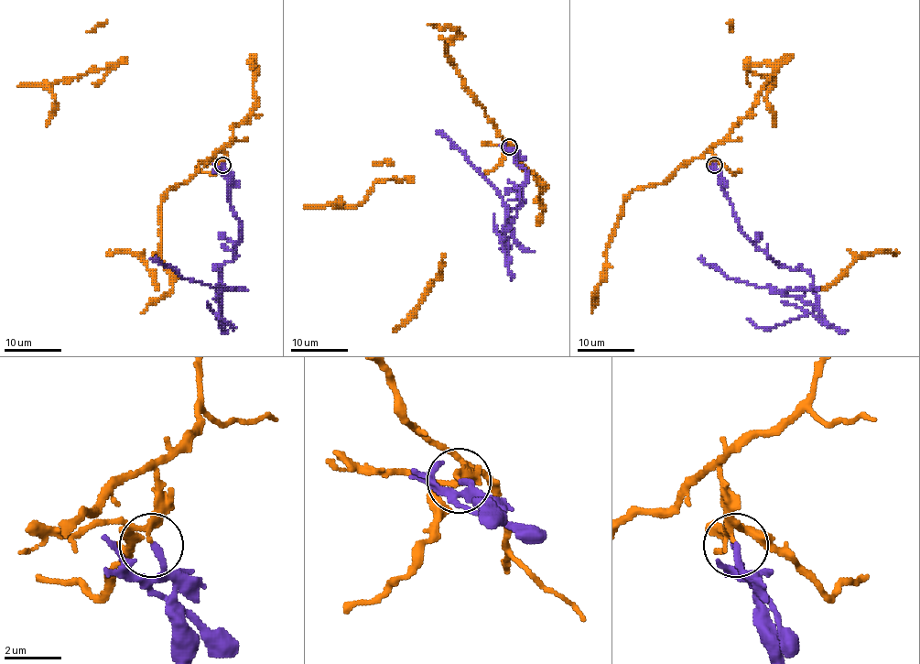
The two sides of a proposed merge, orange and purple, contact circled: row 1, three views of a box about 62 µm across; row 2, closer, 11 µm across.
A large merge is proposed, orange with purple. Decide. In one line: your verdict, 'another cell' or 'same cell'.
another cell

